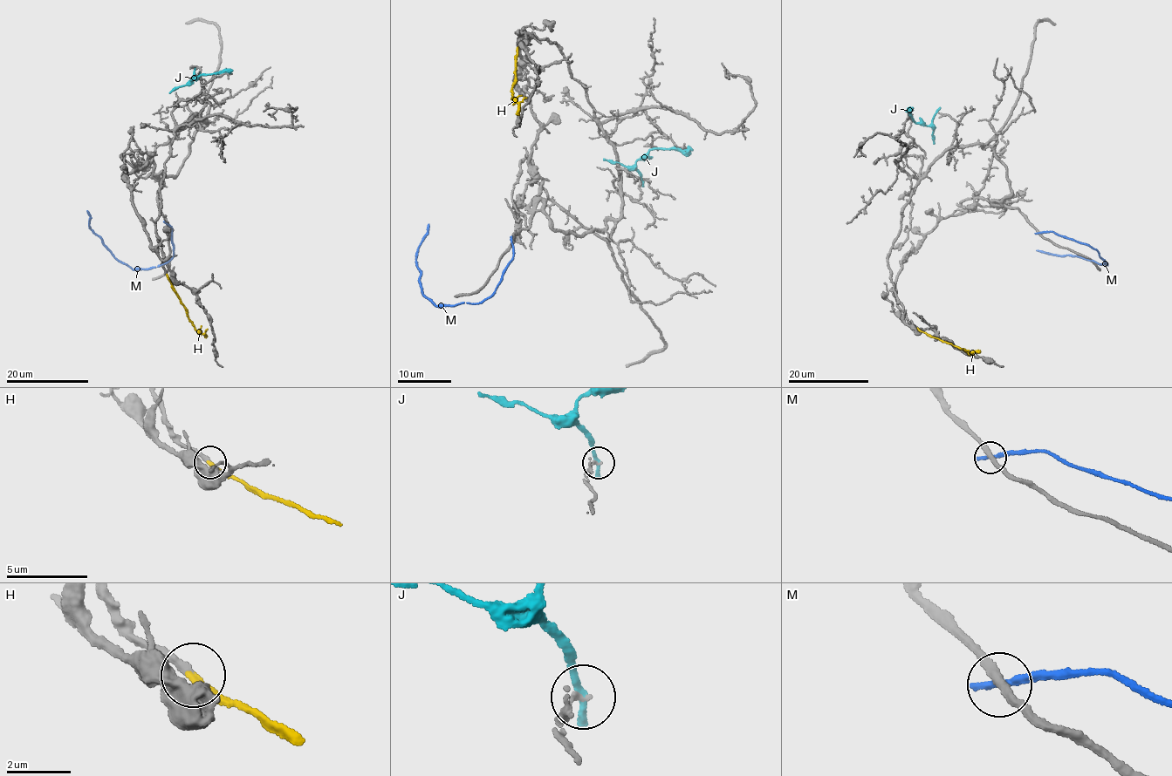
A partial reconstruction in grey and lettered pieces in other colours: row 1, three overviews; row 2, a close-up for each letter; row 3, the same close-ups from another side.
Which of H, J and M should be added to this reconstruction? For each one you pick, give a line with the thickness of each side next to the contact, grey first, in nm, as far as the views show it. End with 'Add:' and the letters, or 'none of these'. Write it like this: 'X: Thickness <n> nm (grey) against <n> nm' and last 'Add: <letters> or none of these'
H: Thickness 160 nm (grey) against 300 nm
Add: H

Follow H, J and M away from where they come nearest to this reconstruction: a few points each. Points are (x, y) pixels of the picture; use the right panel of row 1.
H: (917, 328), (968, 351), (980, 352)
J: (937, 110), (930, 124), (926, 125), (915, 122), (908, 114), (908, 107)
M: (1038, 233), (1053, 231), (1086, 244), (1098, 251), (1108, 264), (1036, 250)

